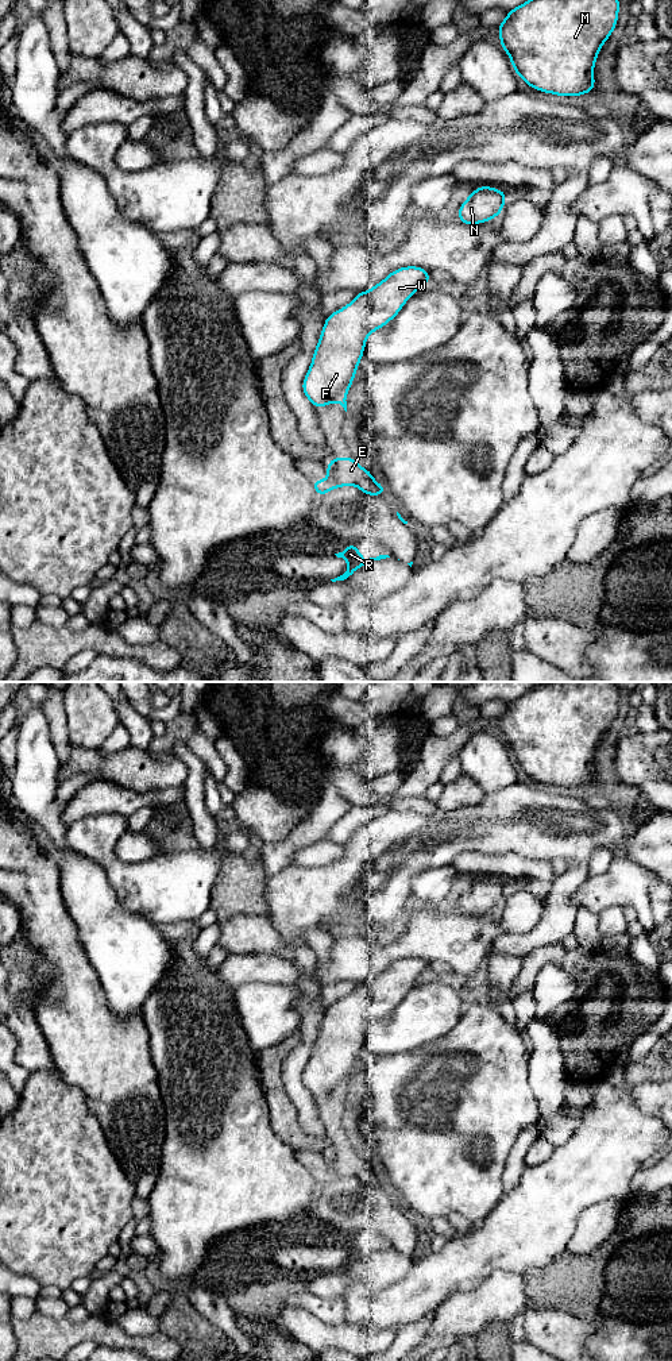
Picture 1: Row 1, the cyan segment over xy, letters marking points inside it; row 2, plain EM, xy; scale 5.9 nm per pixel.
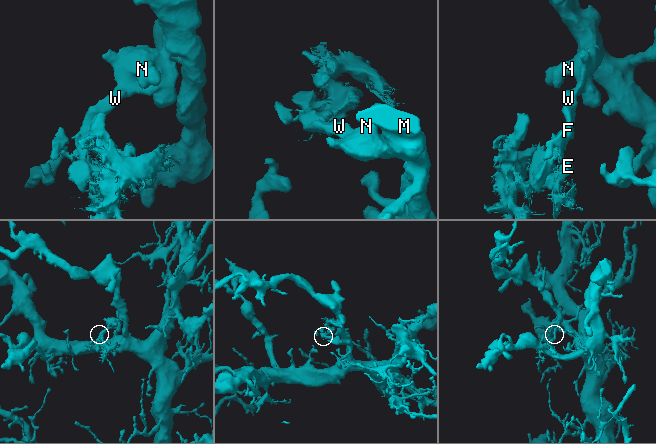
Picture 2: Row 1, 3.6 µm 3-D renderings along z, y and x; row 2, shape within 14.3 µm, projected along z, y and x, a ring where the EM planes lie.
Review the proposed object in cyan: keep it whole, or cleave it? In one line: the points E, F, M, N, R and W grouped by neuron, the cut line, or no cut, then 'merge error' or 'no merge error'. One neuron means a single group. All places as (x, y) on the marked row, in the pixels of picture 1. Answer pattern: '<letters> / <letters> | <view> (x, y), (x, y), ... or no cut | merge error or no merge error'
E R / F M N W | xy (347, 388), (338, 388), (328, 403) | merge error

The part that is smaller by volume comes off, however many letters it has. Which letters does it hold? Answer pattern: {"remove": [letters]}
{"remove": ["E", "R"]}

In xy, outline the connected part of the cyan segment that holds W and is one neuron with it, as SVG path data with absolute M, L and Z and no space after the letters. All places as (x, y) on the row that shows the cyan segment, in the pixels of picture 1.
M399 267L325 319L304 385L314 408L327 406L337 388L351 388L368 335L391 321L429 277L424 267Z

